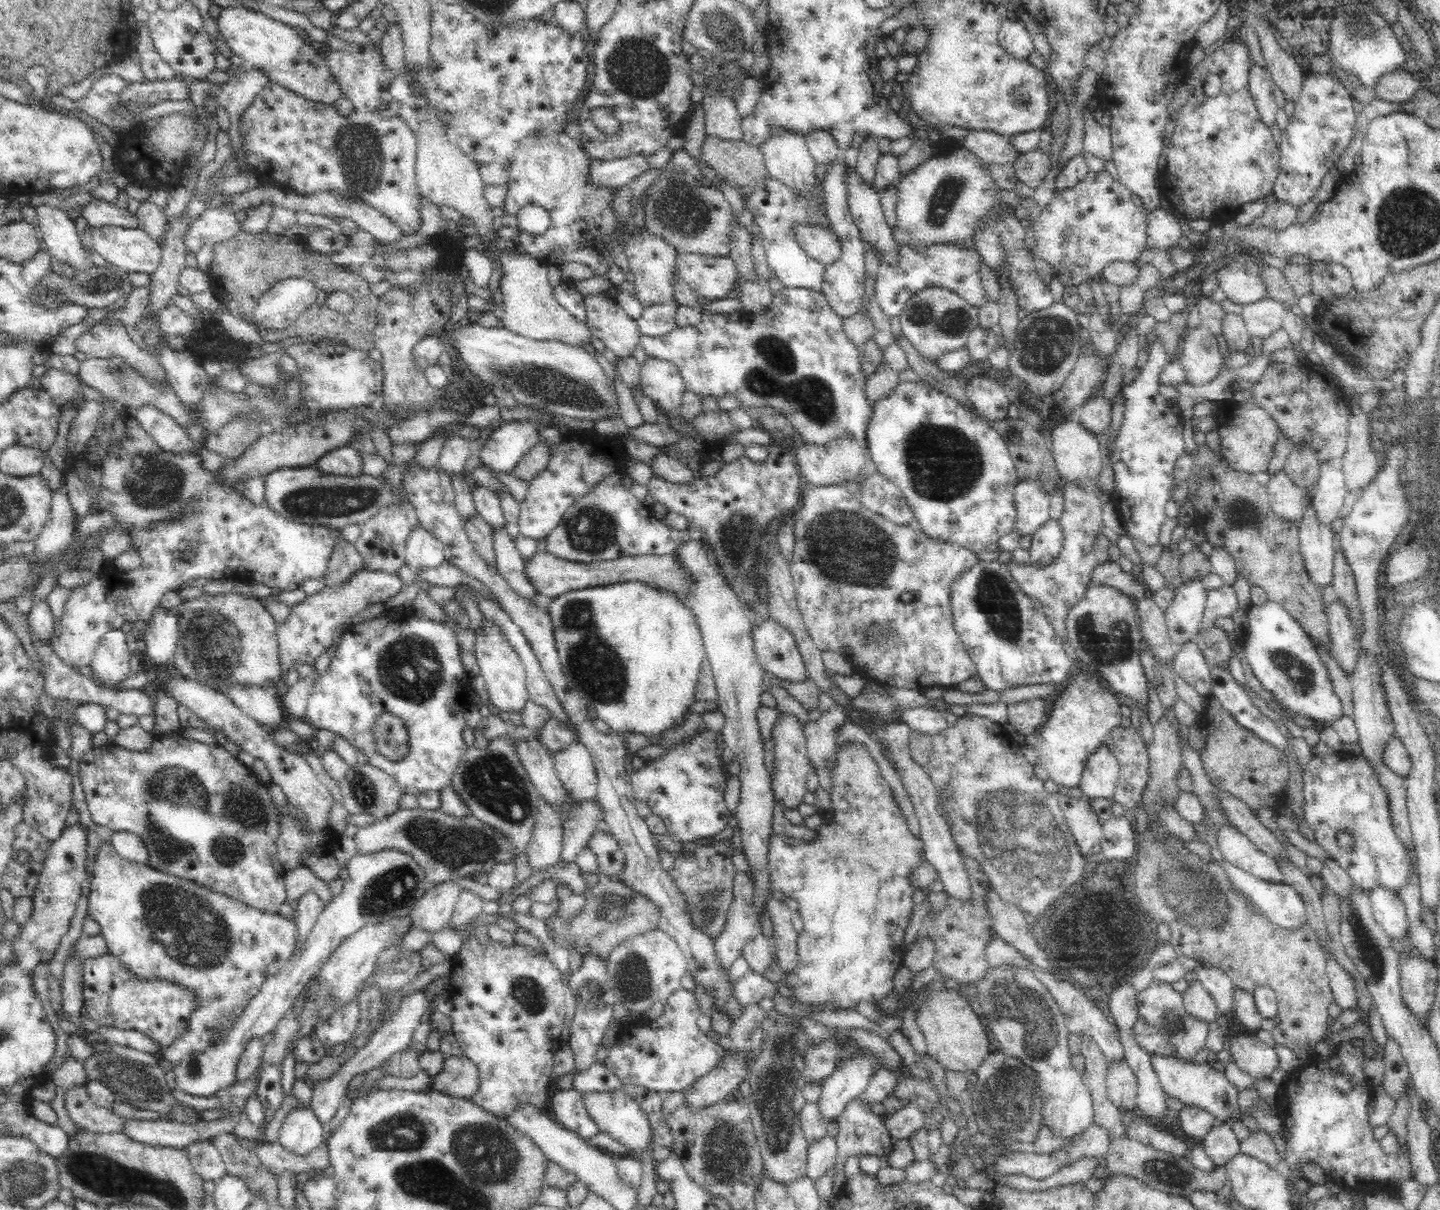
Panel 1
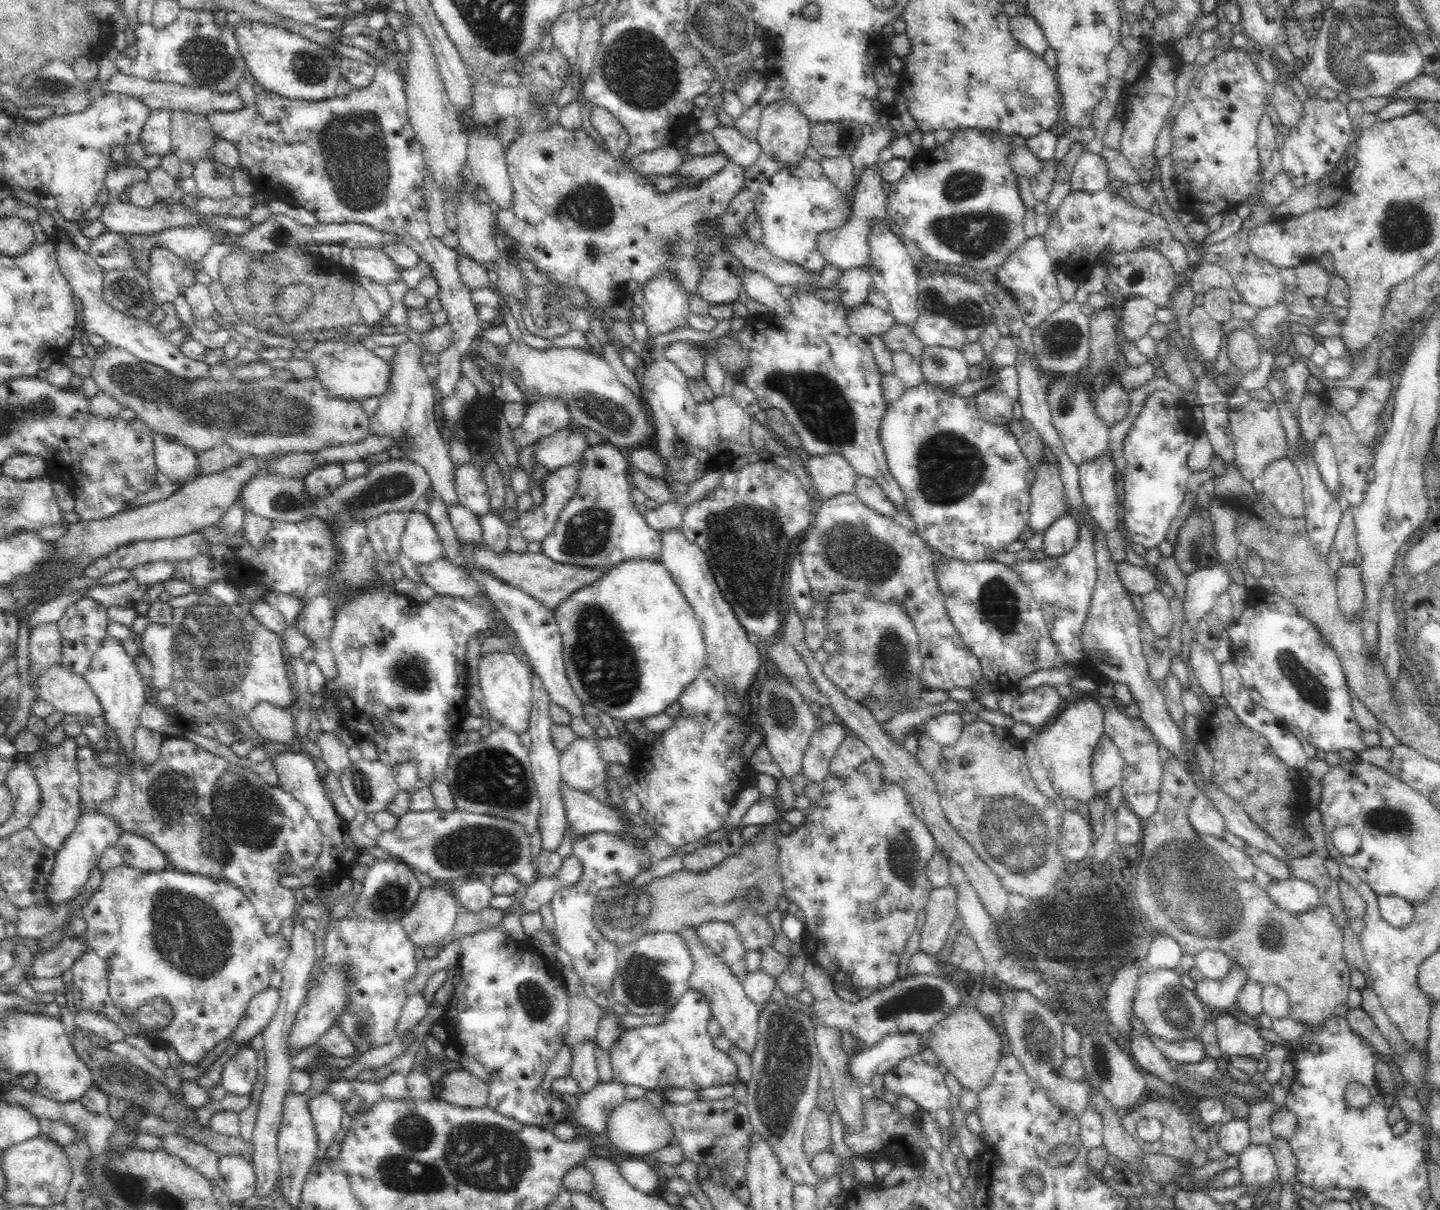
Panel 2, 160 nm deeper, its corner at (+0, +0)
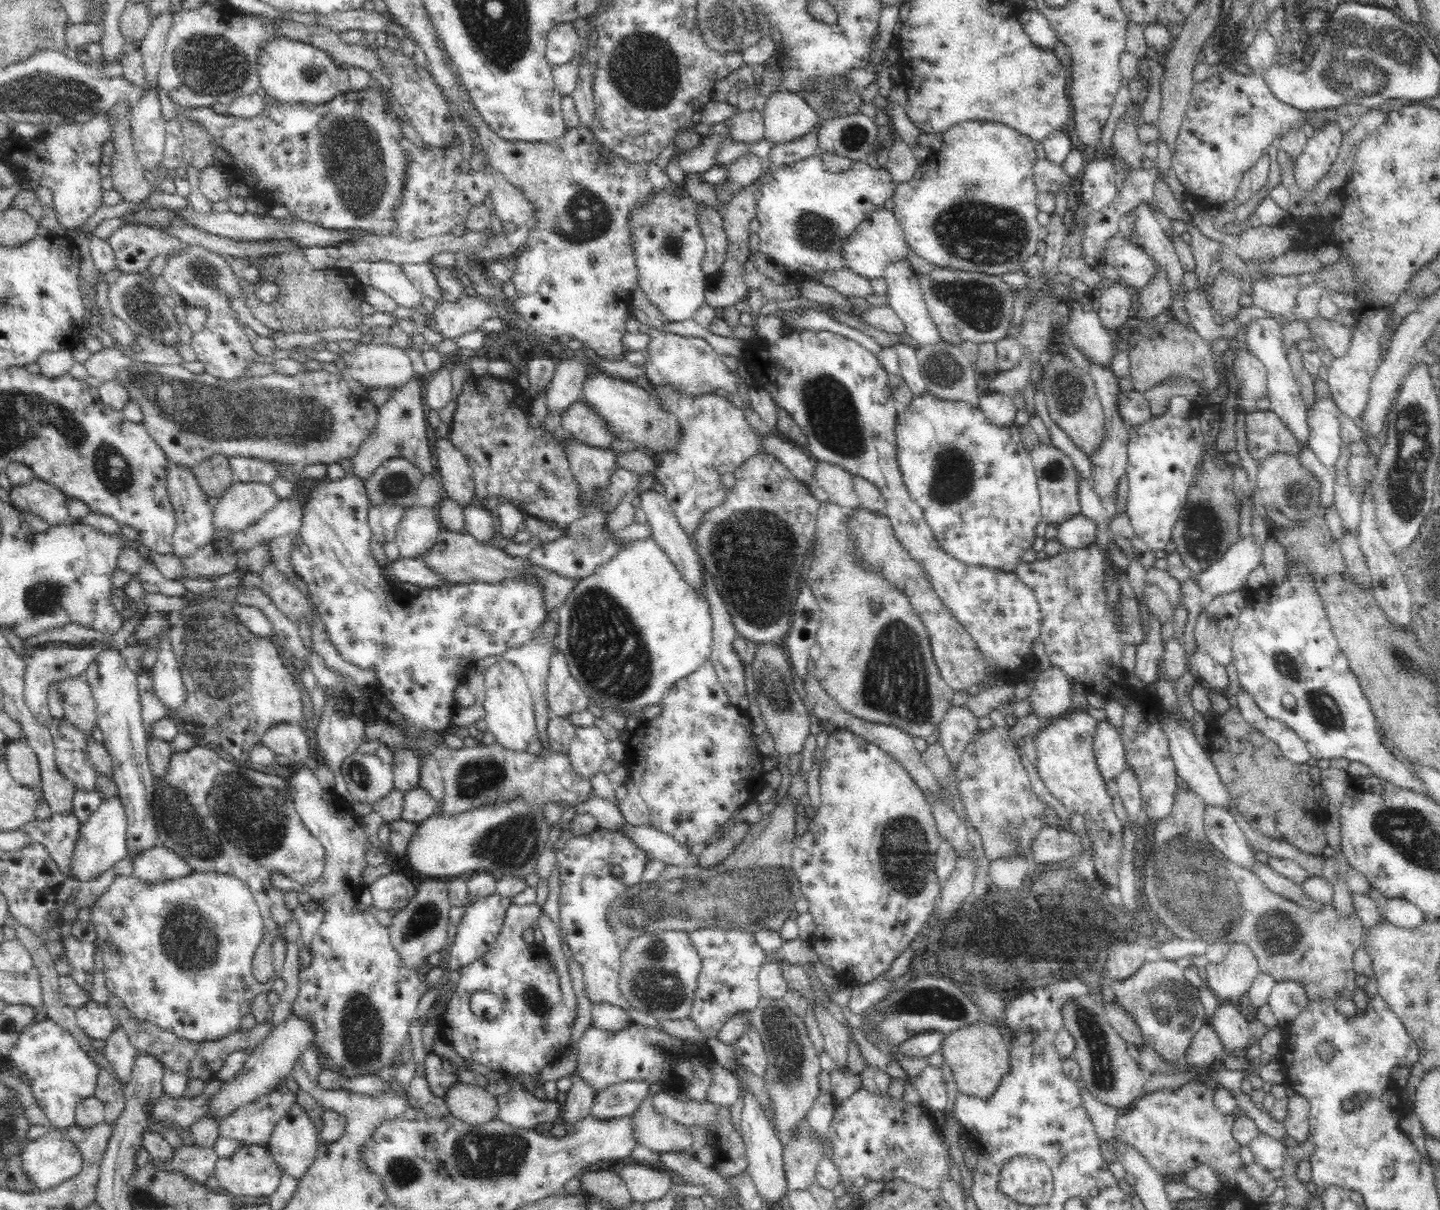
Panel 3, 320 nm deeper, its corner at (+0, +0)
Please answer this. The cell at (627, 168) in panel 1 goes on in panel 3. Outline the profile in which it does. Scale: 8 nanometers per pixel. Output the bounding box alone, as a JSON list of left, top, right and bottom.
[674,136,721,174]

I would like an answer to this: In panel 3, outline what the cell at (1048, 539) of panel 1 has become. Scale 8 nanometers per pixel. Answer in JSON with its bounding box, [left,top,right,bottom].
[1056,513,1095,550]

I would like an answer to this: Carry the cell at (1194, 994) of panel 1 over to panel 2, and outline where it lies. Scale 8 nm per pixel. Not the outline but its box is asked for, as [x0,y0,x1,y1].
[1193,966,1247,1013]

